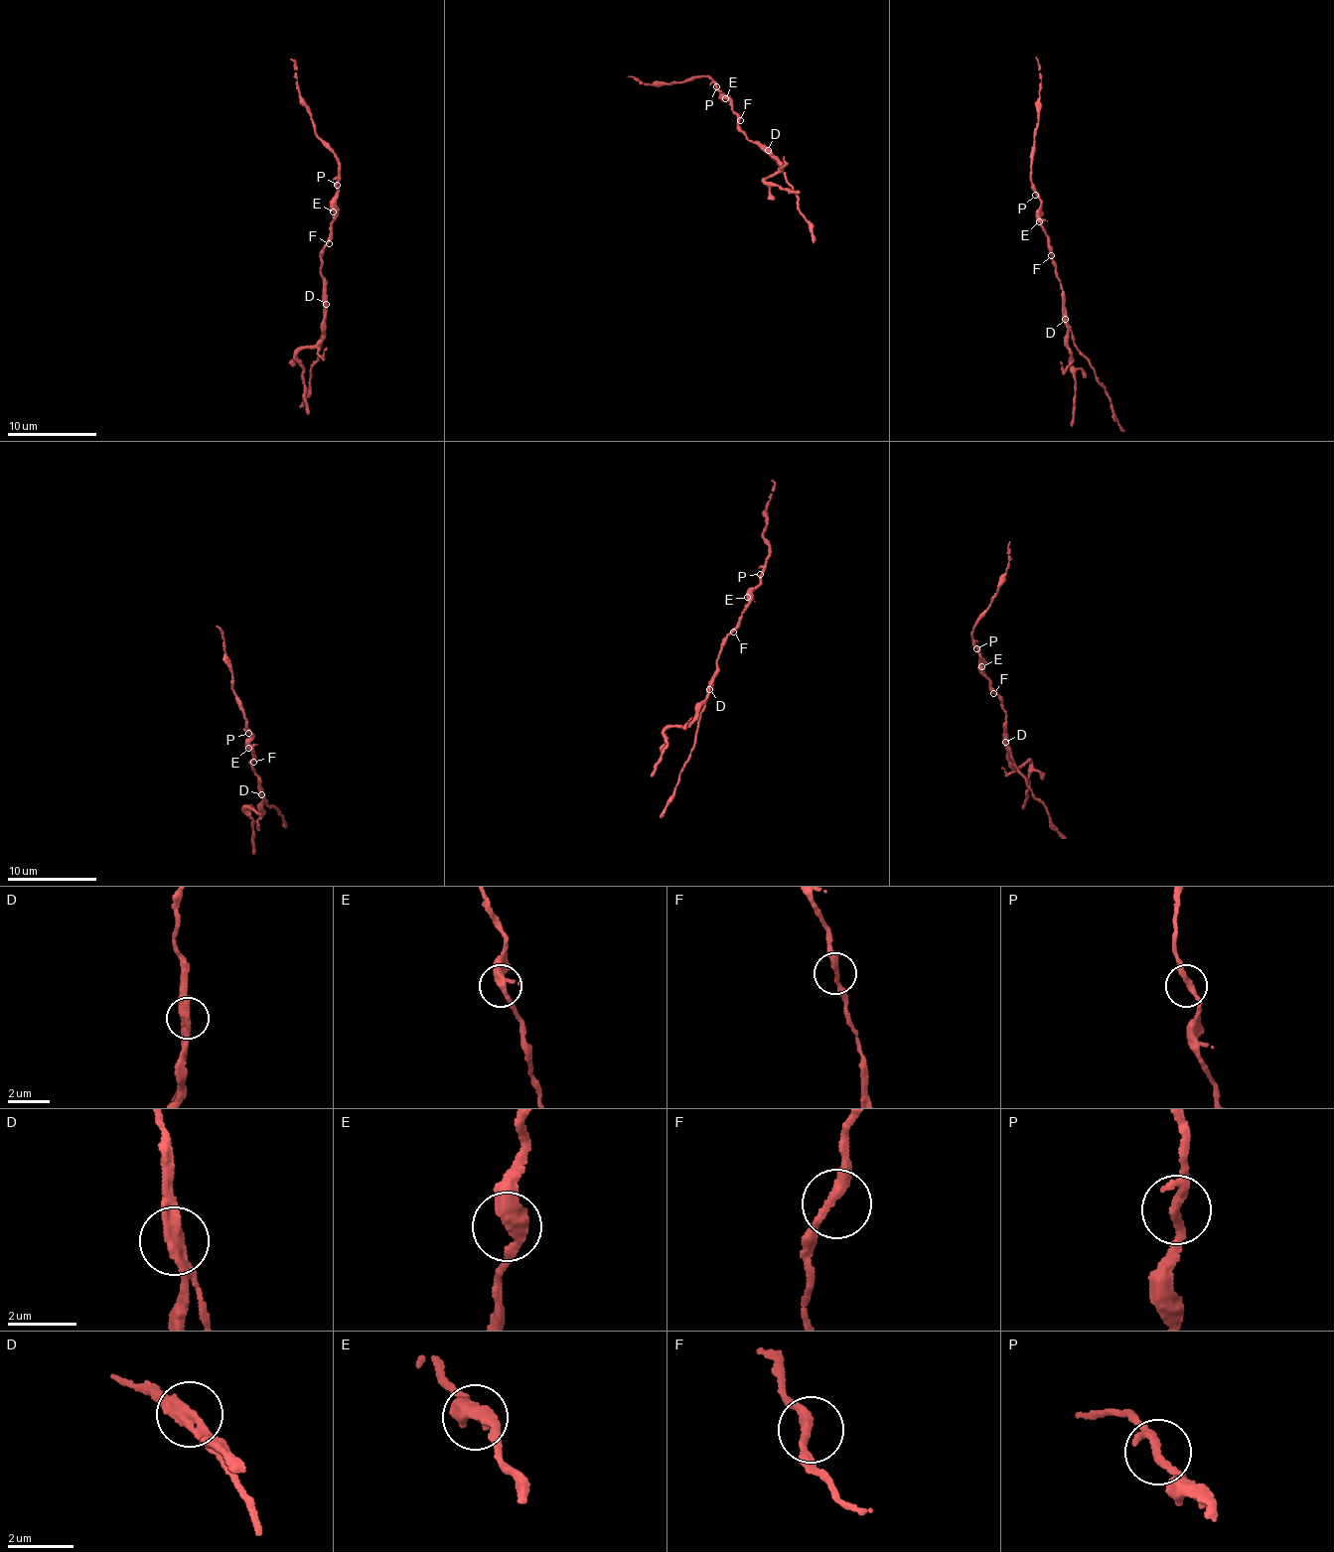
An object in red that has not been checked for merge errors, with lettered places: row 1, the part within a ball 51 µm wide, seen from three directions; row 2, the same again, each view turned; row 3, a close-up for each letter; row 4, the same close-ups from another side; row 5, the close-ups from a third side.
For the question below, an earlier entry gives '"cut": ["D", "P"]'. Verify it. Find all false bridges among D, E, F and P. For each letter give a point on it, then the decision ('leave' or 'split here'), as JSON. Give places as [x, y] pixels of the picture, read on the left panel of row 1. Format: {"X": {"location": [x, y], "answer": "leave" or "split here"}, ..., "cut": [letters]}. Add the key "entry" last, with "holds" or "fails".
{"D": {"location": [326, 304], "answer": "split here"}, "E": {"location": [333, 211], "answer": "leave"}, "F": {"location": [329, 243], "answer": "leave"}, "P": {"location": [337, 185], "answer": "leave"}, "cut": ["D"], "entry": "fails"}

